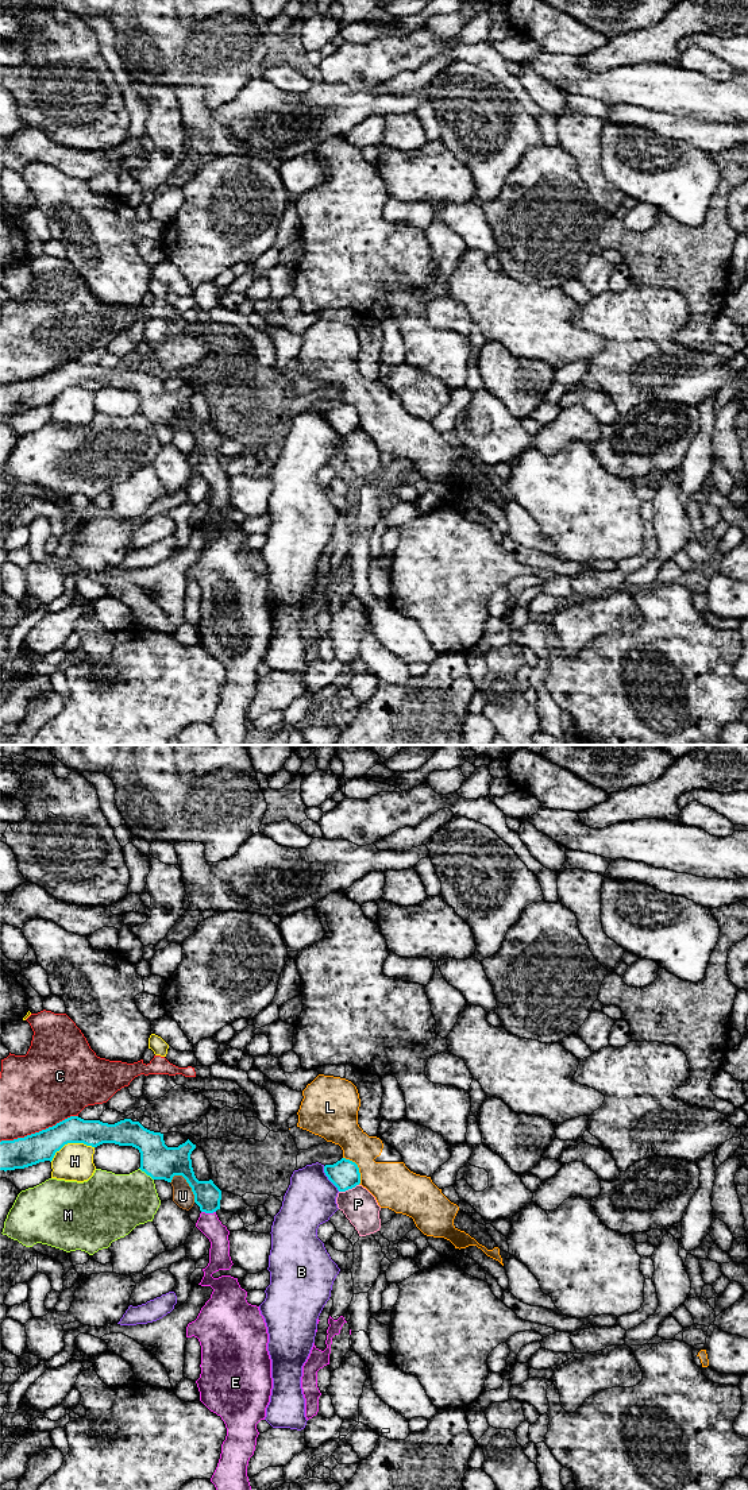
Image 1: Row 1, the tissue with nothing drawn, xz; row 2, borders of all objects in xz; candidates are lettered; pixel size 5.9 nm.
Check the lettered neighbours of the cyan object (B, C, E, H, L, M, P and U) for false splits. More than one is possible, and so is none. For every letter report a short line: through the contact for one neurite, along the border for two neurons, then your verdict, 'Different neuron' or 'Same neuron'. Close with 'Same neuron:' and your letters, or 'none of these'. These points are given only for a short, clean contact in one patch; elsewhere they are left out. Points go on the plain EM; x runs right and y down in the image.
B: Different neuron
C: Different neuron
E: Line: xz (207, 439), (208, 456), (209, 468). Same neuron
H: Different neuron
L: Different neuron
M: Different neuron
P: Different neuron
U: Different neuron
Same neuron: E

